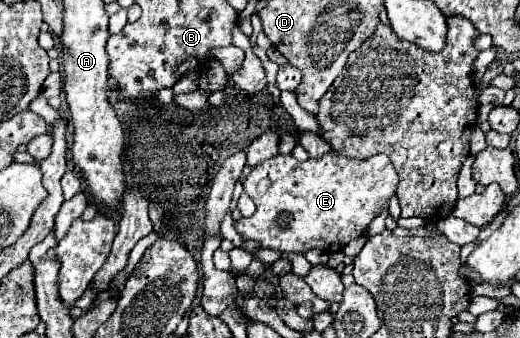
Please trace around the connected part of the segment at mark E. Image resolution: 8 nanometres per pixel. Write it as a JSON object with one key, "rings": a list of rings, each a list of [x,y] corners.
{"rings":[[[329,150],[321,158],[309,158],[305,162],[277,154],[267,162],[259,162],[249,172],[245,192],[257,210],[251,218],[235,222],[235,228],[243,238],[259,242],[261,248],[297,254],[313,248],[337,252],[365,234],[371,220],[387,208],[397,182],[399,176],[385,154],[369,160],[353,160]]]}

